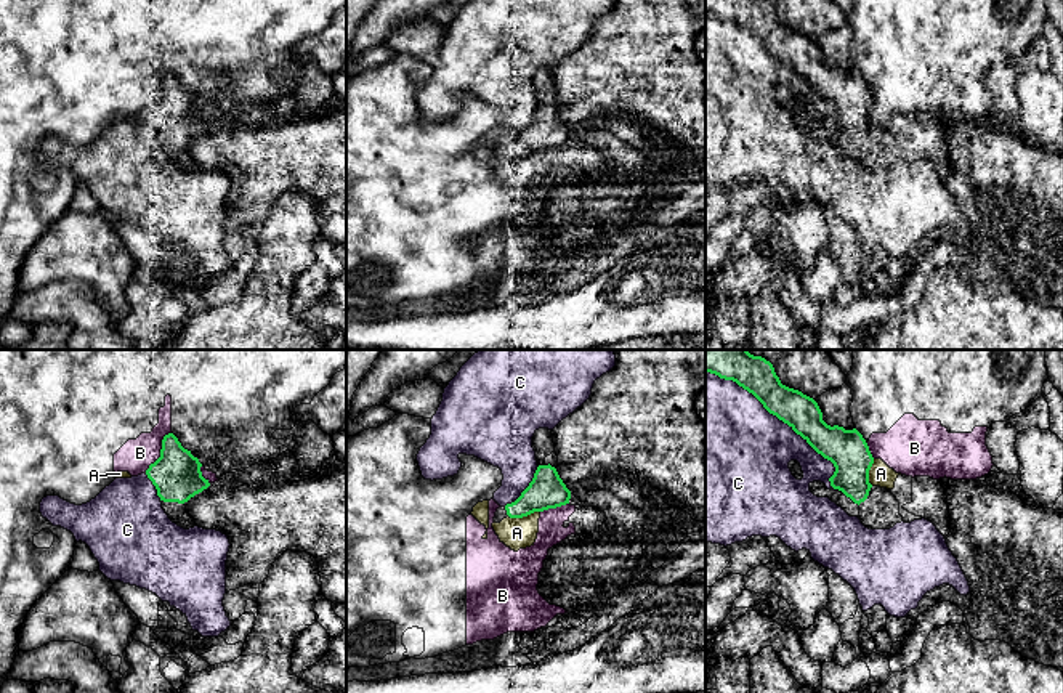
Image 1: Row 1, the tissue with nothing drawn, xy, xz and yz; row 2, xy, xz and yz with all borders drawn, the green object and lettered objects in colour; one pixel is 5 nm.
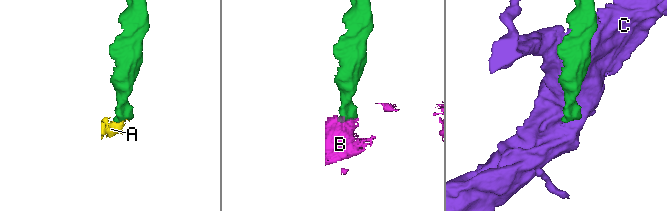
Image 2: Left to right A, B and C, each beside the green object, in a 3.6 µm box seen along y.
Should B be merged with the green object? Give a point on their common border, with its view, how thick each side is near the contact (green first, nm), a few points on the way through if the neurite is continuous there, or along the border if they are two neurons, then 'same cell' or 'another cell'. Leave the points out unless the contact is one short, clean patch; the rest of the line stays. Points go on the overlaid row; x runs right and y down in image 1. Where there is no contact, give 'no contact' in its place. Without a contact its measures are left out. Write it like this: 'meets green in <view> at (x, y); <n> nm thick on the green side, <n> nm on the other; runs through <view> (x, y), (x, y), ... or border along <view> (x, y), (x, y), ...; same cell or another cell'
meets green in xy at (161, 451); 240 nm thick on the green side, 170 nm on the other; another cell

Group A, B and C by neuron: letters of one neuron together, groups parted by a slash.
A B / C

